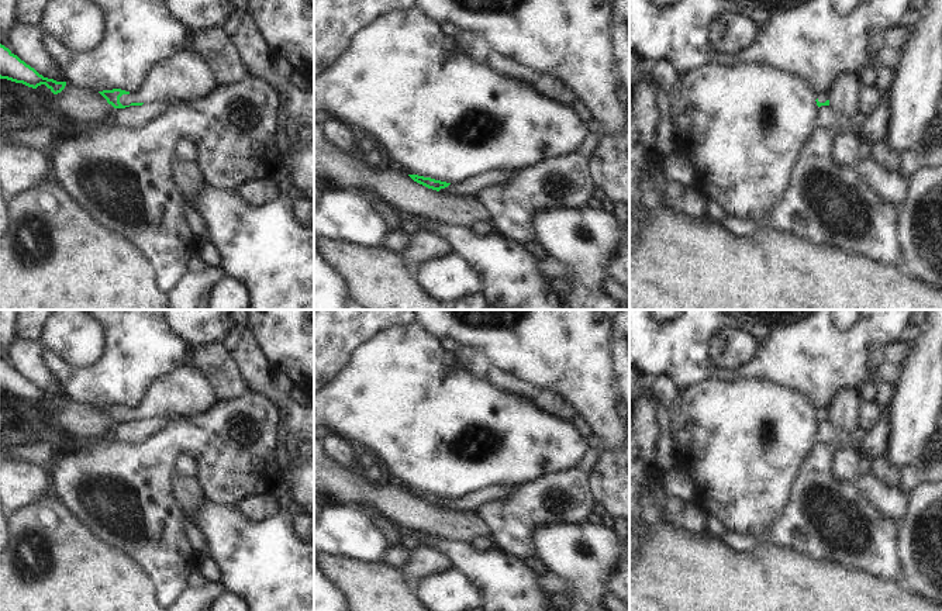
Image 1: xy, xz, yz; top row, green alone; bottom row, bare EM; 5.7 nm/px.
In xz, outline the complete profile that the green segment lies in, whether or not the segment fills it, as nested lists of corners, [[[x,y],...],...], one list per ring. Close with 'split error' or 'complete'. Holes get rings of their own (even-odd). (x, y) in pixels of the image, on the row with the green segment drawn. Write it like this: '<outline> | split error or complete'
[[[408,175],[414,182],[428,187],[428,189],[432,189],[432,190],[437,190],[439,191],[441,189],[445,189],[448,187],[451,183],[446,183],[446,182],[441,182],[441,180],[435,180],[435,179],[431,179],[431,177],[424,177],[424,176],[418,176],[418,175]]] | complete

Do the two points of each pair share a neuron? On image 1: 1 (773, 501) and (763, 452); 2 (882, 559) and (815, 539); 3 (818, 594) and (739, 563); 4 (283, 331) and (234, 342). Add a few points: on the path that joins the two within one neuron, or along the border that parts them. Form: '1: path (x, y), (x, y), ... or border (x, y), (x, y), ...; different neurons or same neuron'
1: path (763, 489), (763, 465); same neuron
2: path (865, 552), (846, 552), (839, 544), (832, 544); same neuron
3: path (799, 594), (770, 594), (759, 583); same neuron
4: border (247, 327), (271, 366); different neurons

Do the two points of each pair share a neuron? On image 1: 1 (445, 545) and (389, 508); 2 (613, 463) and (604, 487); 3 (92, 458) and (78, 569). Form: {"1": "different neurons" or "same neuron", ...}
{"1": "different neurons", "2": "same neuron", "3": "different neurons"}

